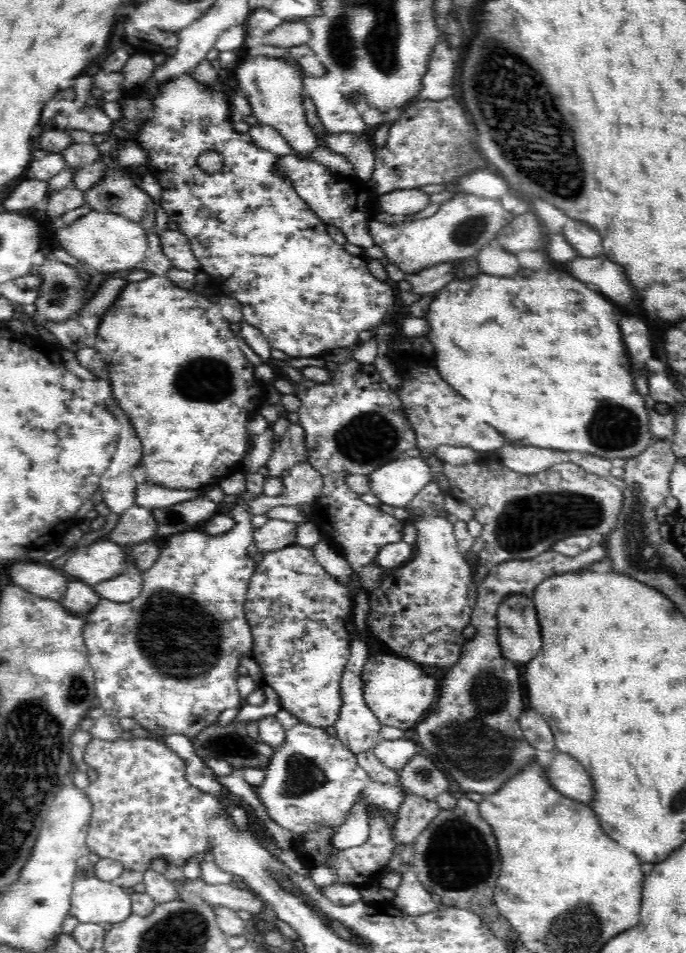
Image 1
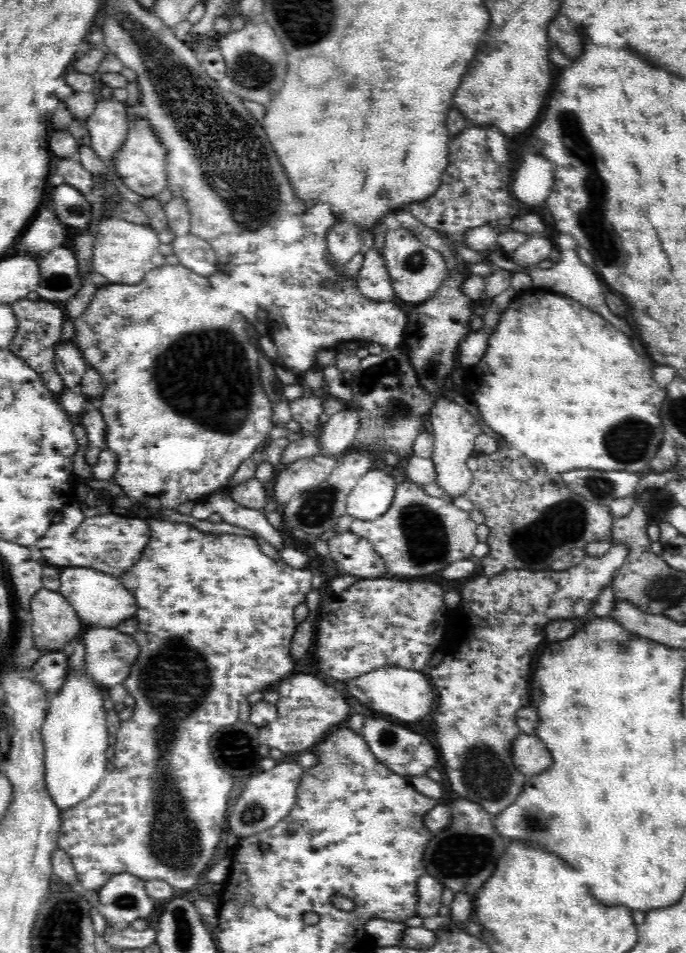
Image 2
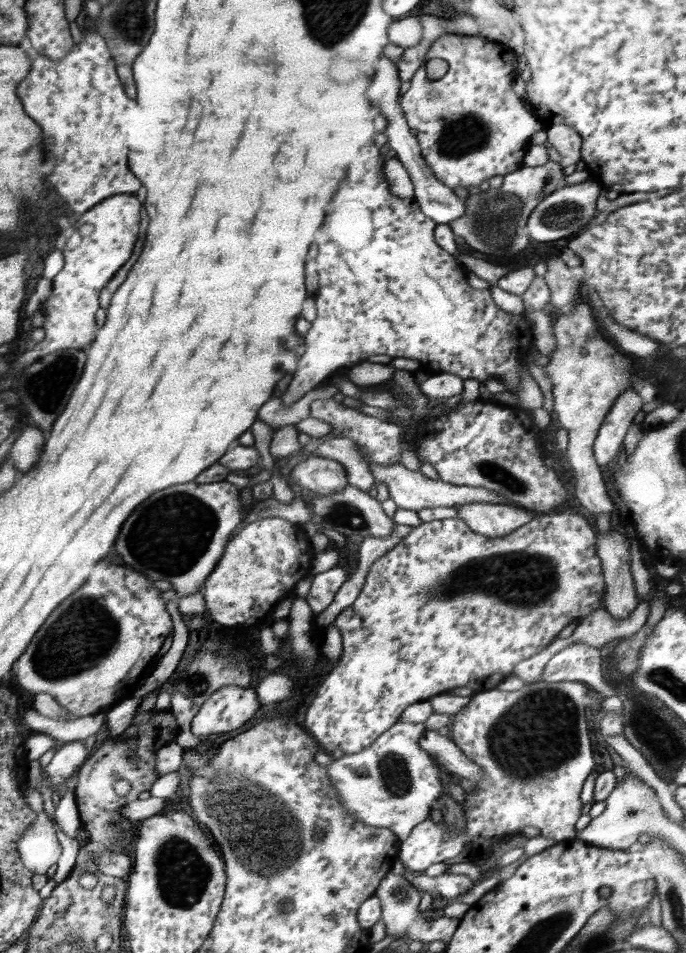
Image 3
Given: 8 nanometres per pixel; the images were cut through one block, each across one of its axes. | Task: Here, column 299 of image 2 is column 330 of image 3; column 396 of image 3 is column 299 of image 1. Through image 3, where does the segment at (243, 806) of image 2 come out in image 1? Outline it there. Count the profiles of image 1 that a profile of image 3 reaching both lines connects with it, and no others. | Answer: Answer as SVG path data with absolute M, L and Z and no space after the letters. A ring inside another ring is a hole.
M299 722L286 730L282 746L275 749L268 762L263 783L253 788L267 808L269 817L290 830L294 836L328 826L336 830L344 824L360 796L365 798L369 817L381 816L380 810L387 810L397 818L406 794L436 801L440 794L448 793L448 779L432 763L426 752L415 754L404 764L398 771L398 778L395 785L374 781L357 765L355 754L342 744L336 734L330 735L325 728Z

